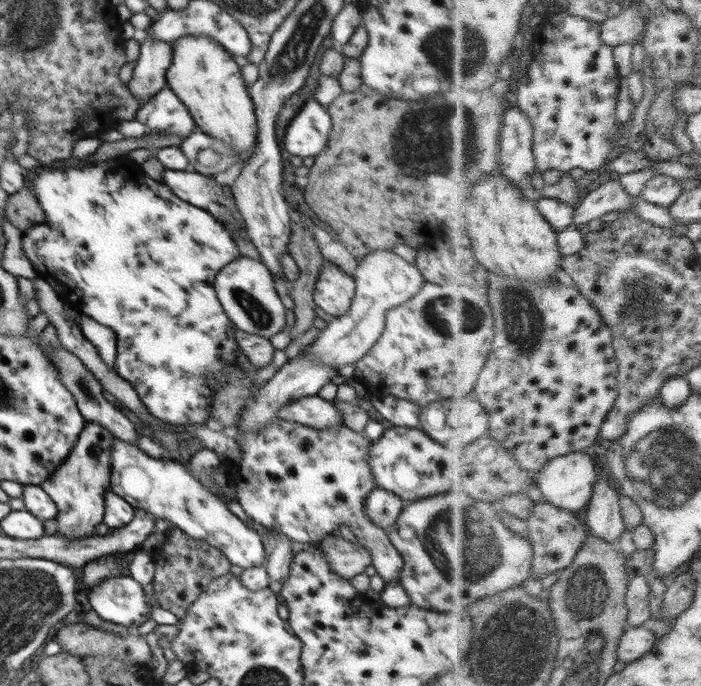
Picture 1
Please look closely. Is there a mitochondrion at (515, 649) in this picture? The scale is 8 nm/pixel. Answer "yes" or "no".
yes

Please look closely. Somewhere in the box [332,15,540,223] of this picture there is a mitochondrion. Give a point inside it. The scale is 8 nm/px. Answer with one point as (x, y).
(426, 142)

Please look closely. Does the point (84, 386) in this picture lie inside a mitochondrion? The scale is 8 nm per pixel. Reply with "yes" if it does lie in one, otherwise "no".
yes

